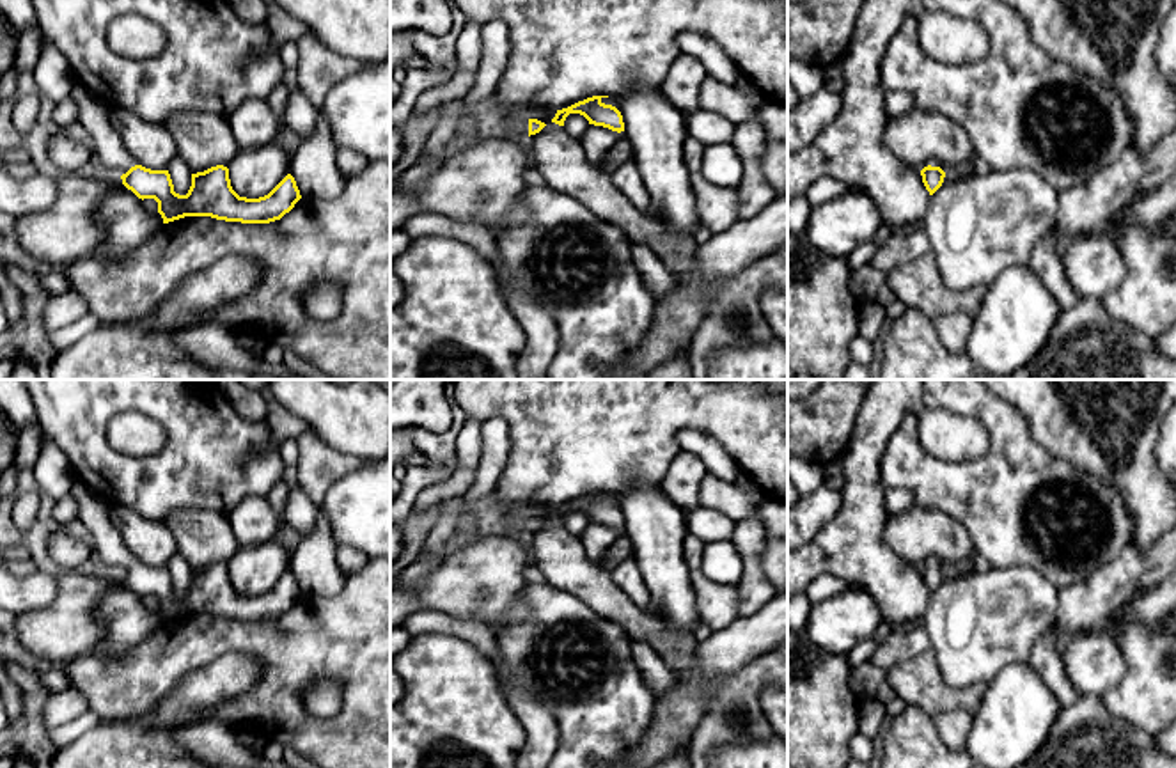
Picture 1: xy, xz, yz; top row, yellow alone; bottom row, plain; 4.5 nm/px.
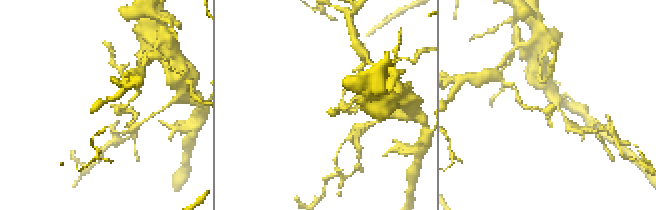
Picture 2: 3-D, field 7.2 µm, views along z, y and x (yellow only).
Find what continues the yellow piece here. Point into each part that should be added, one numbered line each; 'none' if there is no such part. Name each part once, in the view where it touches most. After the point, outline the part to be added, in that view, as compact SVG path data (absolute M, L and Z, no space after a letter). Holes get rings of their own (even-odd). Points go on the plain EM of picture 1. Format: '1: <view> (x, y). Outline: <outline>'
1: xz (513, 522). Outline: M506 513L502 518L504 532L529 536L529 516L525 513Z

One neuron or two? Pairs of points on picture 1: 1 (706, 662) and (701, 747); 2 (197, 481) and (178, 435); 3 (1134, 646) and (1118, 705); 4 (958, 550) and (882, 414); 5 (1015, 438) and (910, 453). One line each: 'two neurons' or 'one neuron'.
1: two neurons
2: one neuron
3: one neuron
4: two neurons
5: one neuron

